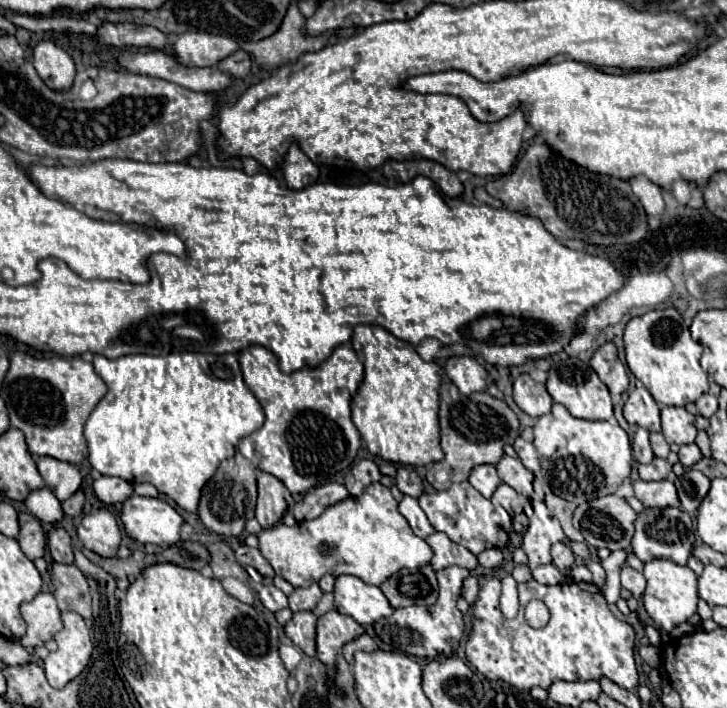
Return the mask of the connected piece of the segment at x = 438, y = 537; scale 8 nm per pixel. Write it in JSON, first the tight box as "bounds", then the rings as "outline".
{"bounds":[427,533,477,571],"outline":[[[433,533],[427,539],[427,543],[431,545],[431,549],[435,553],[431,559],[431,567],[435,571],[451,567],[451,565],[459,565],[469,571],[473,571],[477,567],[477,557],[471,551],[467,551],[463,545],[453,543],[445,533]]]}

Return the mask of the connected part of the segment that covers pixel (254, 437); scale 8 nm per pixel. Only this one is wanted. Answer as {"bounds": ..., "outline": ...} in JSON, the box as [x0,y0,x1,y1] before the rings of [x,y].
{"bounds":[239,345,363,493],"outline":[[[261,345],[239,353],[239,363],[247,387],[265,411],[263,427],[239,441],[241,455],[253,467],[275,475],[291,493],[307,493],[353,463],[361,435],[351,421],[351,397],[361,383],[363,363],[349,345],[339,345],[319,367],[289,375],[279,371],[277,357]]]}

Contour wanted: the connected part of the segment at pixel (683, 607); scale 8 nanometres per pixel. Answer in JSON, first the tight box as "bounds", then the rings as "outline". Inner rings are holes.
{"bounds":[643,559,697,631],"outline":[[[655,559],[645,563],[643,571],[647,579],[647,589],[643,593],[643,605],[649,613],[649,617],[665,631],[671,631],[675,625],[685,623],[695,611],[697,611],[697,575],[689,567],[675,565],[665,559]]]}

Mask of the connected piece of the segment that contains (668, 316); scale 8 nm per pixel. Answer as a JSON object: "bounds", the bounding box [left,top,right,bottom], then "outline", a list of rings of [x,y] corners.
{"bounds":[623,307,709,407],"outline":[[[673,307],[655,309],[631,319],[625,327],[623,341],[631,373],[645,385],[645,389],[649,389],[649,393],[653,393],[657,403],[685,407],[709,391],[707,373],[699,365],[701,345],[691,339],[689,327]]]}

